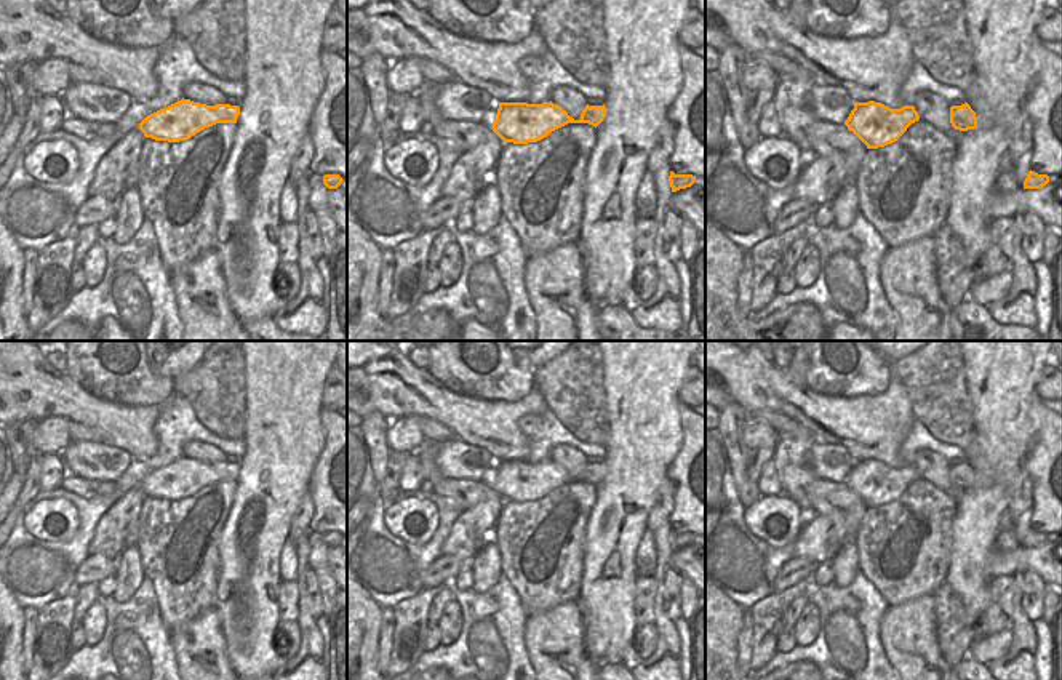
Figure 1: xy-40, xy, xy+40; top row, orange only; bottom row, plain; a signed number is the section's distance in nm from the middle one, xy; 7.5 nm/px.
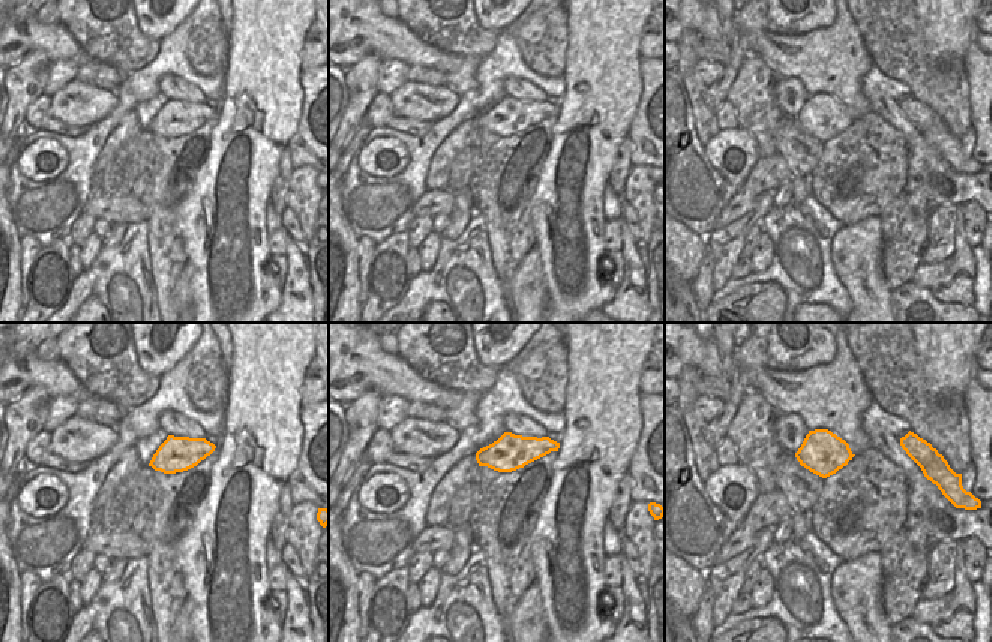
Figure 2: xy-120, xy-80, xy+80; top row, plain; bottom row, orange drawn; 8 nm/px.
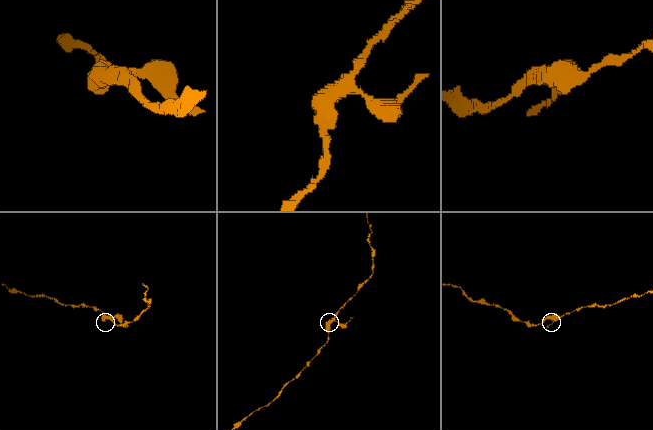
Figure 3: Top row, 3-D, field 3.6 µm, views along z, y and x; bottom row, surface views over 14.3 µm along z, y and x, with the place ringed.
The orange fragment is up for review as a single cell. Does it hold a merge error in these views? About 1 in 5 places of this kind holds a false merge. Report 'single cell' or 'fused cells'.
single cell

